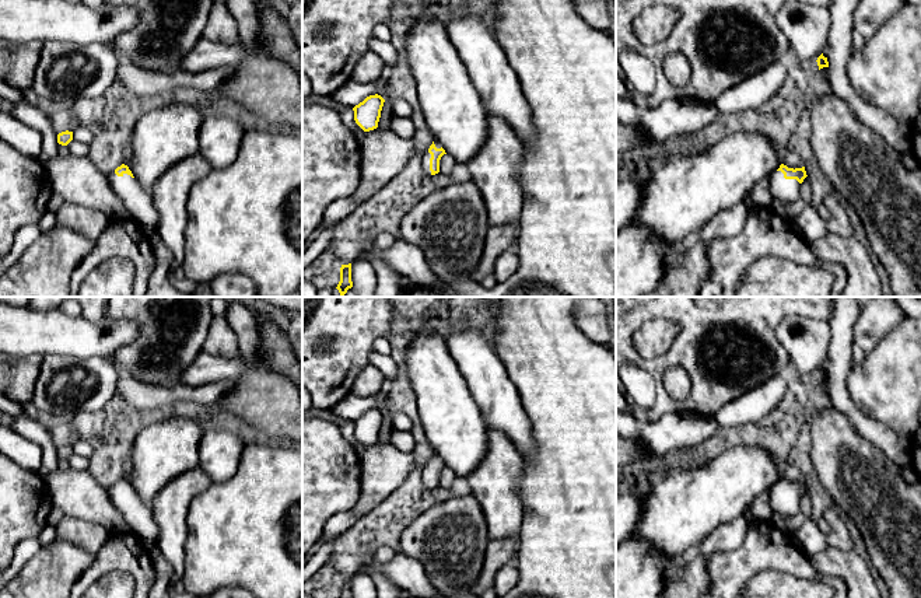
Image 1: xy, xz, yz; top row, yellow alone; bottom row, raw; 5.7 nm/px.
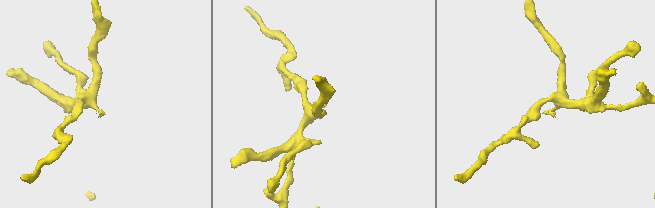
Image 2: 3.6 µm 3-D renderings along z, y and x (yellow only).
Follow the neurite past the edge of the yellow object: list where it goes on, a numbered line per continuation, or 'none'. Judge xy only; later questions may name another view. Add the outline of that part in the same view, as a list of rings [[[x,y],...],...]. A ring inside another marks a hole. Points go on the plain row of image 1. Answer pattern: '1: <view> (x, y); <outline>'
1: xy (139, 516); [[[115,486],[108,489],[113,507],[125,517],[130,531],[140,539],[155,542],[160,527],[154,520],[151,506],[146,504],[136,492],[127,487],[118,490]]]

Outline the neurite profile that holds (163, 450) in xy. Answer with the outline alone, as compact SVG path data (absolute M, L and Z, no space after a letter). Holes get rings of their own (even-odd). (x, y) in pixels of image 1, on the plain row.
M186 409L171 410L162 420L143 427L132 444L132 462L127 465L127 480L136 494L148 506L158 492L174 478L199 465L199 443L206 420Z

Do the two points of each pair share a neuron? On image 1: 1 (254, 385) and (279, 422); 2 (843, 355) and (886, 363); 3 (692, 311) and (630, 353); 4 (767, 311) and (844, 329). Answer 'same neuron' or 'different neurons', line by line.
1: same neuron
2: different neurons
3: same neuron
4: different neurons

